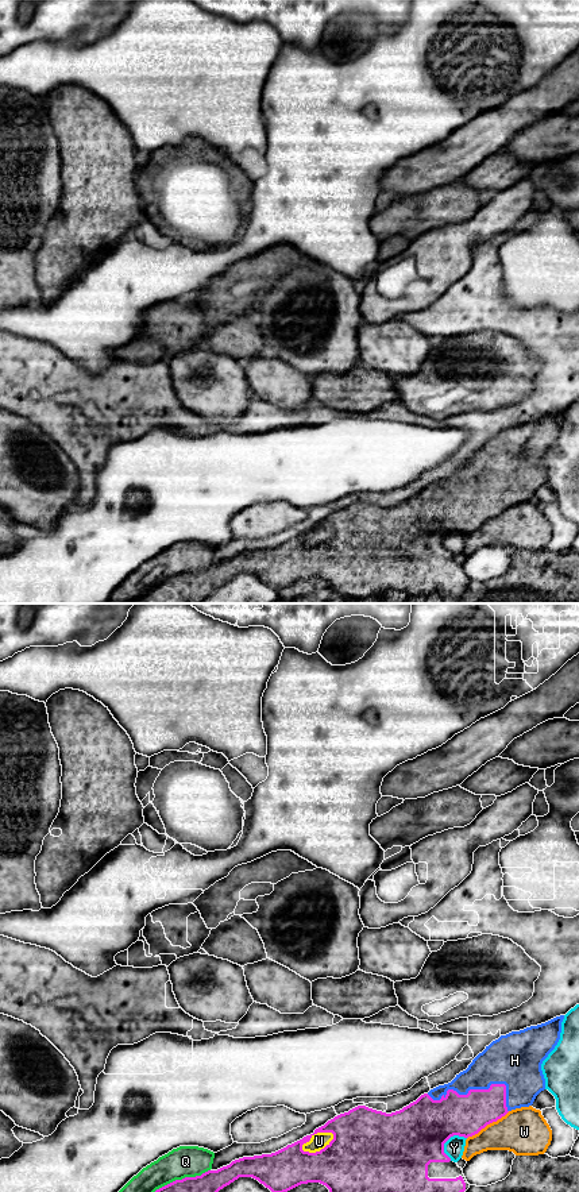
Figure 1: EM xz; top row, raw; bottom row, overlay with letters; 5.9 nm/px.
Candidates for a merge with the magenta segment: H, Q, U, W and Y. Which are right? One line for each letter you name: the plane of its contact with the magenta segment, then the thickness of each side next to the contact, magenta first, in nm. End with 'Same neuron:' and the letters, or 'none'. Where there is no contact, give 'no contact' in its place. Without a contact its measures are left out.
H: meets magenta in xz; 260 nm thick on the magenta side, 280 nm on the other
Same neuron: H

